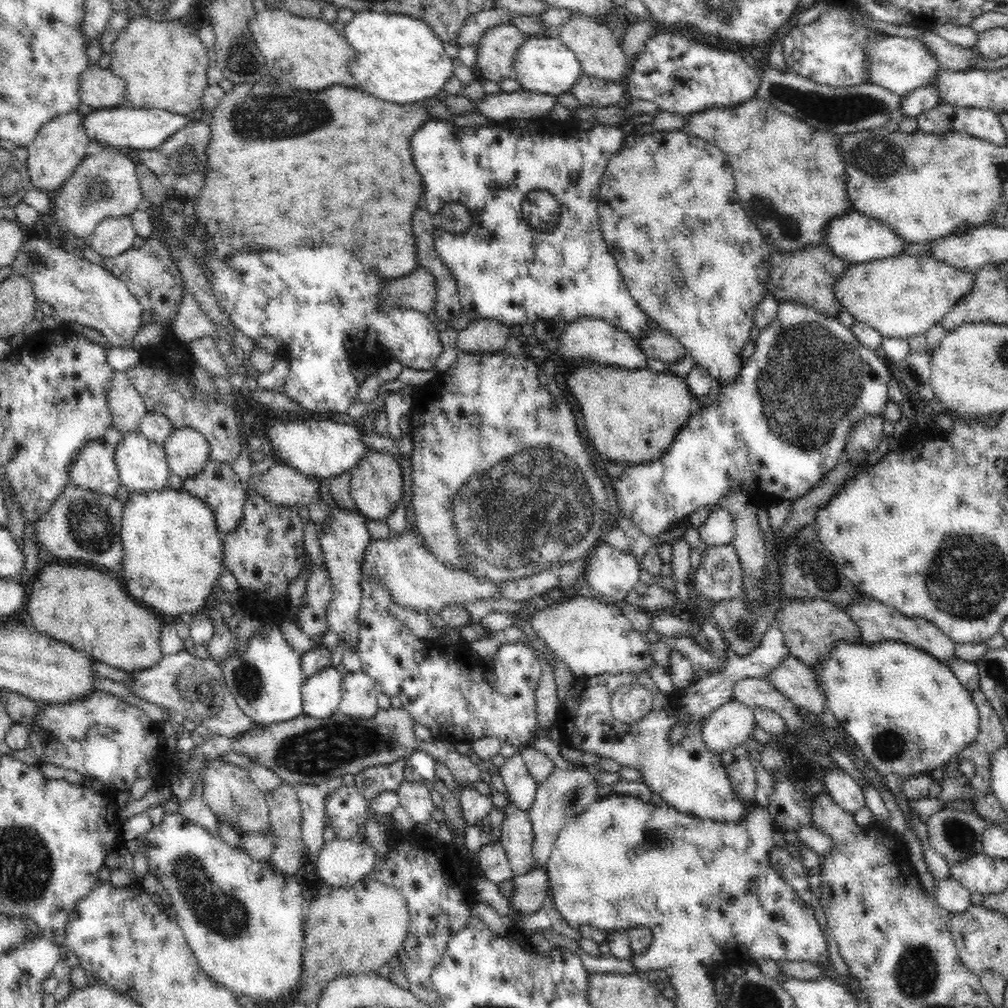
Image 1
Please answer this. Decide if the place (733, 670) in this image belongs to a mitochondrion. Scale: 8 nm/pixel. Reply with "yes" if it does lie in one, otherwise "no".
no

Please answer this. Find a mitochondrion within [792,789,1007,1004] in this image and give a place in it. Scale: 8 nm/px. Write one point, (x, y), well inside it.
(958, 834)

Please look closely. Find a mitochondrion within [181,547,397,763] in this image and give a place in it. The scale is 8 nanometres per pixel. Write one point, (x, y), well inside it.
(247, 679)

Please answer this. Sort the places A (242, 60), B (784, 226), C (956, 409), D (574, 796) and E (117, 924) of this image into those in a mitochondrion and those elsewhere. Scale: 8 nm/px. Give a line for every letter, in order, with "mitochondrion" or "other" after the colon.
A: mitochondrion
B: mitochondrion
C: other
D: mitochondrion
E: other

